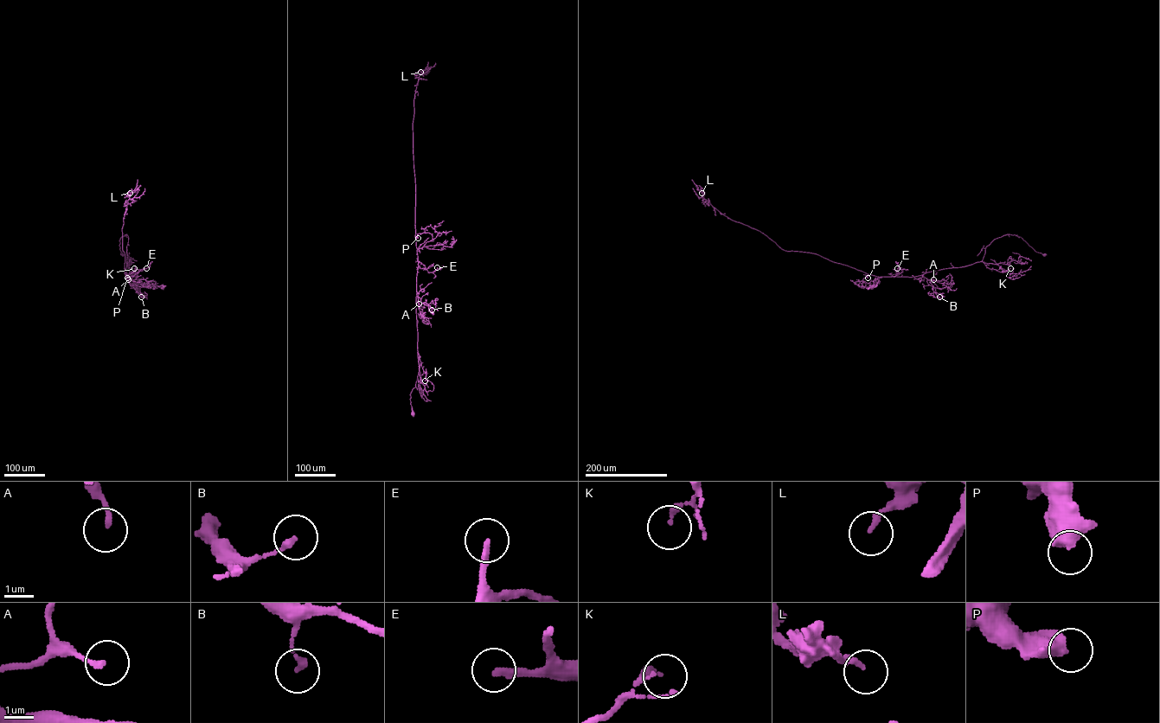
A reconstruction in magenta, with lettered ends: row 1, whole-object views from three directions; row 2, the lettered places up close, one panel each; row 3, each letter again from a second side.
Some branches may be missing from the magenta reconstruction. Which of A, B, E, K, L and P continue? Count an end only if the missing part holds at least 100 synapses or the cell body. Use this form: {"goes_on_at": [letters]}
{"goes_on_at": ["E"]}

